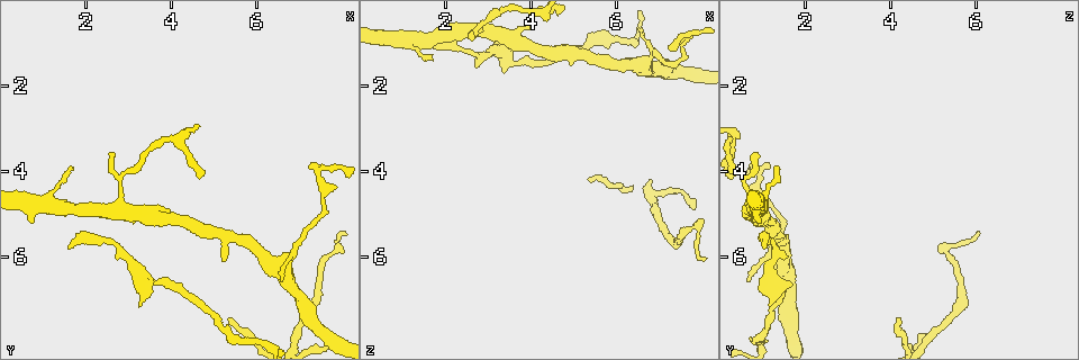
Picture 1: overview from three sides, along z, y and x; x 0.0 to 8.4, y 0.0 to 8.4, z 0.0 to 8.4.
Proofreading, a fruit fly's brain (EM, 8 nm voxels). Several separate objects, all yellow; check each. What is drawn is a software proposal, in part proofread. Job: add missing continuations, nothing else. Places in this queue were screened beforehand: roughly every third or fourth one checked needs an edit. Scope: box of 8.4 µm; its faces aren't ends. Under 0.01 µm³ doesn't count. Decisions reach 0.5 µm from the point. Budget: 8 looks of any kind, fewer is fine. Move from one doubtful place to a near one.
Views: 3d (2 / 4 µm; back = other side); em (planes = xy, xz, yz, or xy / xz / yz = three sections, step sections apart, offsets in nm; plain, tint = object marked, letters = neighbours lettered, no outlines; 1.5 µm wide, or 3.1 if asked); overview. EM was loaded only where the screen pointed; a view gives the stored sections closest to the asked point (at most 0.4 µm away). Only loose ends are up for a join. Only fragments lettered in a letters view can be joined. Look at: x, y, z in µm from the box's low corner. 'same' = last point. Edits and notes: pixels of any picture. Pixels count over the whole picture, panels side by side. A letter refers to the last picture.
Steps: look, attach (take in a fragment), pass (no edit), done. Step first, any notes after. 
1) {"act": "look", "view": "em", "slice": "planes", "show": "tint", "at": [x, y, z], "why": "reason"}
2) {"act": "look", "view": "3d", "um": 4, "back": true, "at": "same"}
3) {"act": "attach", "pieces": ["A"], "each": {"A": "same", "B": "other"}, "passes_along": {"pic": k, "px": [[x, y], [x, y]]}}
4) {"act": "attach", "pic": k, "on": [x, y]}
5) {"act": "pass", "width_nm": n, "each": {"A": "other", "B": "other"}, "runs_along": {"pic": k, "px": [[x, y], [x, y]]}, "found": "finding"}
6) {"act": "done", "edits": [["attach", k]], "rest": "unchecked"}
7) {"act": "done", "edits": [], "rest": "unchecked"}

{"act": "look", "view": "em", "slice": "yz", "step": 4, "show": "tint", "at": [2.60, 3.65, 1.00], "why": "branch stops here"}

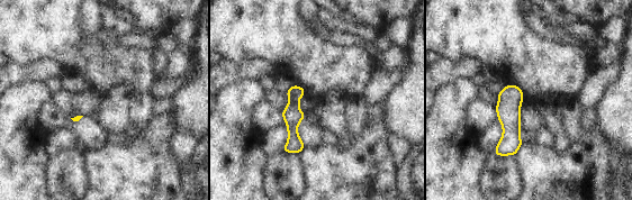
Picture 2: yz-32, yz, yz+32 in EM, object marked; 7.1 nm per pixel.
{"act": "look", "view": "em", "slice": "planes", "show": "tint", "at": "same"}

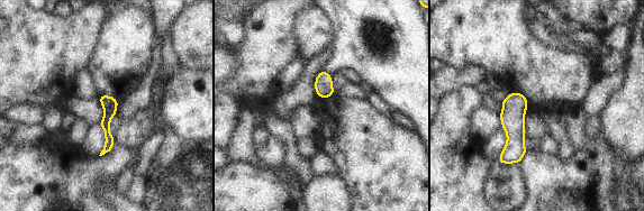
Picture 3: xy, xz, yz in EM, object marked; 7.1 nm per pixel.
{"act": "look", "view": "em", "slice": "planes", "show": "letters", "at": "same", "why": "see the neighbours"}

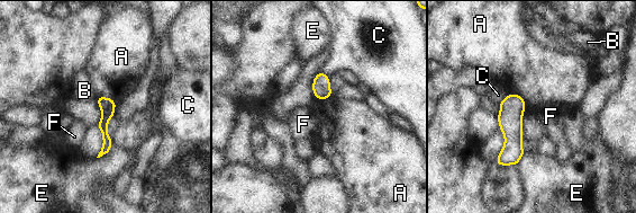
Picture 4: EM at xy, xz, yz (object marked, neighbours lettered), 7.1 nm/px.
{"act": "pass", "width_nm": 110, "each": {"A": "other", "B": "other", "C": "other", "E": "other", "F": "other"}, "border": {"pic": 4, "px": [[100, 96], [108, 97], [115, 103]]}, "found": "no lettered fragment goes on from it"}

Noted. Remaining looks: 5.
{"act": "look", "view": "3d", "um": 4, "at": [7.85, 7.90, 4.60], "why": "free end"}

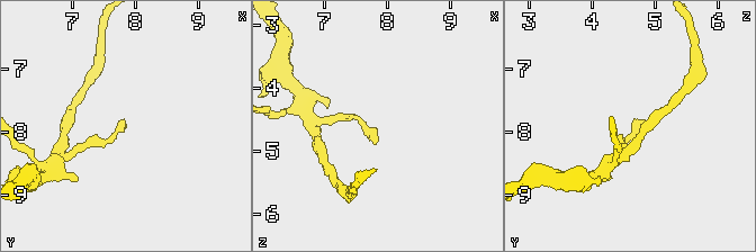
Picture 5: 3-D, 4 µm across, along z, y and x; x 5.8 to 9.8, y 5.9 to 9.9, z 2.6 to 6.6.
{"act": "look", "view": "em", "slice": "planes", "show": "tint", "at": [7.85, 7.85, 4.60]}

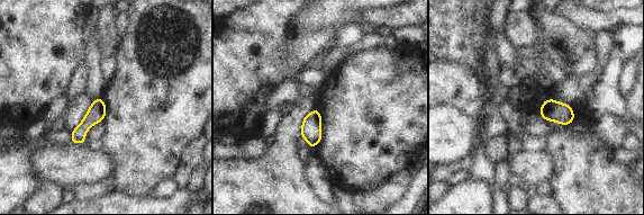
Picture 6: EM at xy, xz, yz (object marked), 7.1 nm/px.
{"act": "look", "view": "em", "slice": "planes", "show": "letters", "at": "same"}

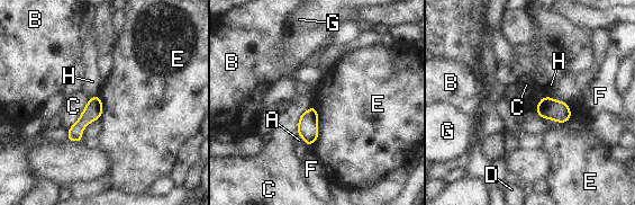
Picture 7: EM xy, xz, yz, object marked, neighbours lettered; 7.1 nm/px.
{"act": "pass", "width_nm": 130, "each": {"A": "other", "B": "other", "C": "other", "D": "other", "E": "other", "F": "other", "G": "other", "H": "other"}, "runs_along": {"pic": 7, "px": [[96, 99], [93, 109], [71, 137]]}, "found": "no lettered fragment goes on from it"}

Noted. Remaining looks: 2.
{"act": "look", "view": "em", "slice": "planes", "show": "letters", "at": [6.60, 6.60, 0.70], "why": "thin end"}

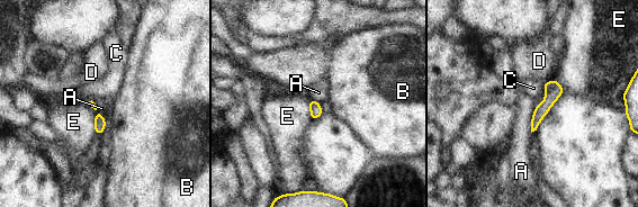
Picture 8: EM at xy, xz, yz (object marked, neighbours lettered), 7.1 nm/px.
{"act": "pass", "width_nm": 80, "each": {"A": "other", "B": "other", "C": "other", "D": "other", "E": "other"}, "border": {"pic": 8, "px": [[536, 107], [532, 114], [530, 132]]}, "found": "no lettered fragment goes on from it"}

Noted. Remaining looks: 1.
{"act": "done", "edits": [], "rest": "unchecked"}

